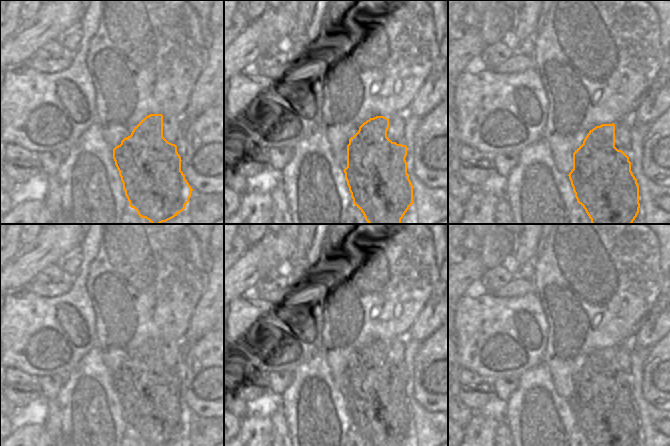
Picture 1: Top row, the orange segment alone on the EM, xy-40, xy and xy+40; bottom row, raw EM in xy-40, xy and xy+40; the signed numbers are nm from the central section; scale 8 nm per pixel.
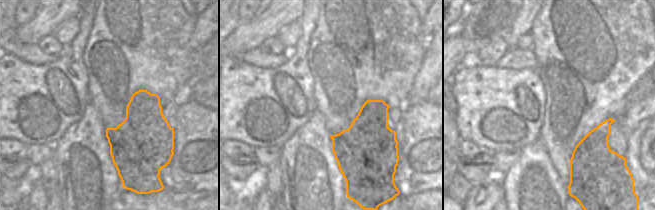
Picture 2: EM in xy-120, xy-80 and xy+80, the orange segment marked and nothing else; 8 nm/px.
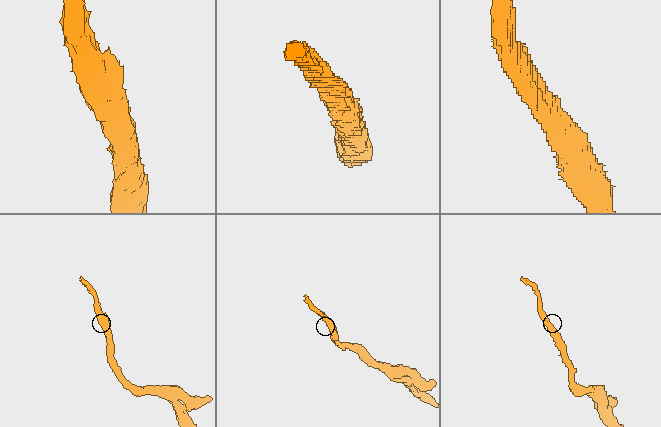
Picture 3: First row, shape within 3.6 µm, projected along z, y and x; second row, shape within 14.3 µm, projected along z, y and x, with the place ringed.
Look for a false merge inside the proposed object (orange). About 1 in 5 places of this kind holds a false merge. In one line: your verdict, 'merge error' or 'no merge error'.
no merge error

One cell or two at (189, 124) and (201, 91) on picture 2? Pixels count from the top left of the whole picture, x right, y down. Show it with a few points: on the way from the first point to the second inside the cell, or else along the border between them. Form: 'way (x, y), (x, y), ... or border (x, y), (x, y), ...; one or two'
border (192, 99), (208, 108); two

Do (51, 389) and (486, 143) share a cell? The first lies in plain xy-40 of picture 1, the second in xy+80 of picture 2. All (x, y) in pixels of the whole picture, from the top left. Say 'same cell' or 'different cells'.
different cells

